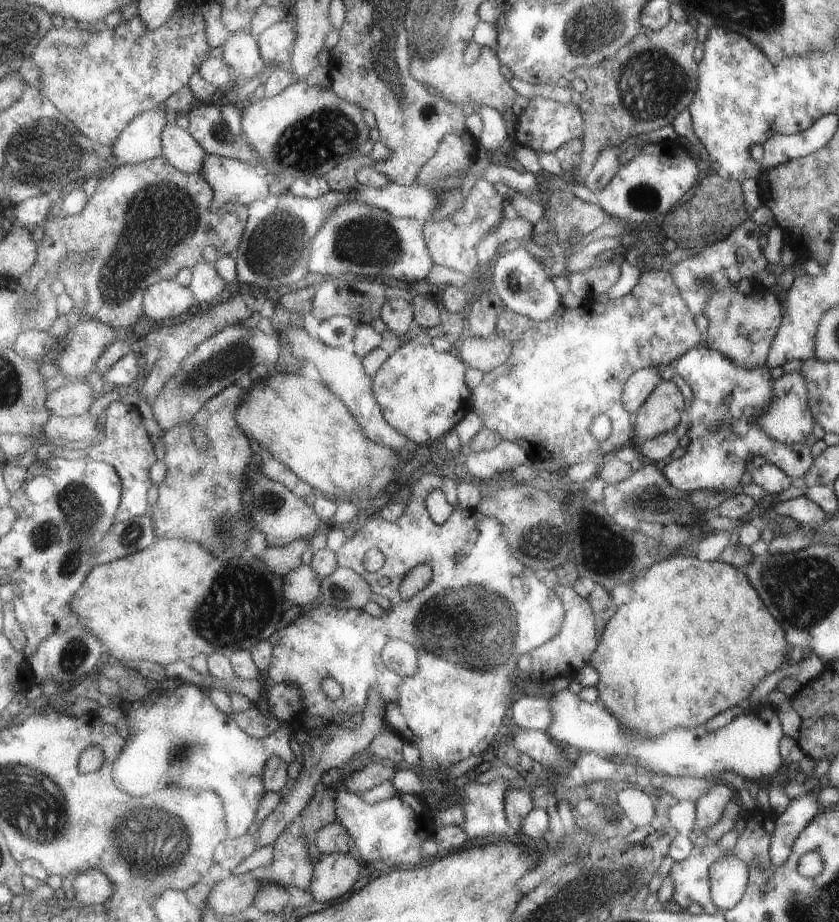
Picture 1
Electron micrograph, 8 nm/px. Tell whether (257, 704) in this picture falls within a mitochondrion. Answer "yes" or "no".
no

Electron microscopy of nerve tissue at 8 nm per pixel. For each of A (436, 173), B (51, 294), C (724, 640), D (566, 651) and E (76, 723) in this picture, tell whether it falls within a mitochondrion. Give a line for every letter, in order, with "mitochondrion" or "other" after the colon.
A: mitochondrion
B: other
C: other
D: other
E: other

